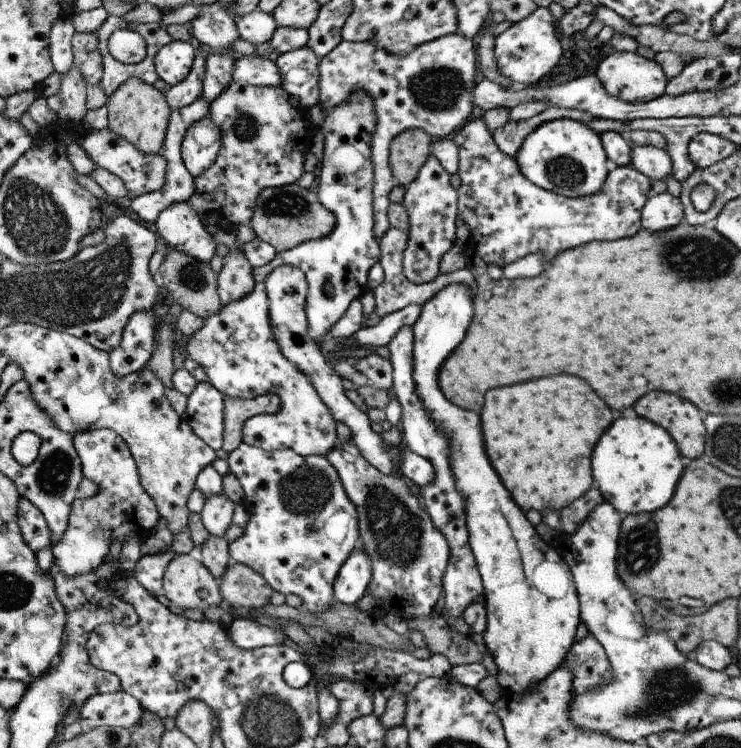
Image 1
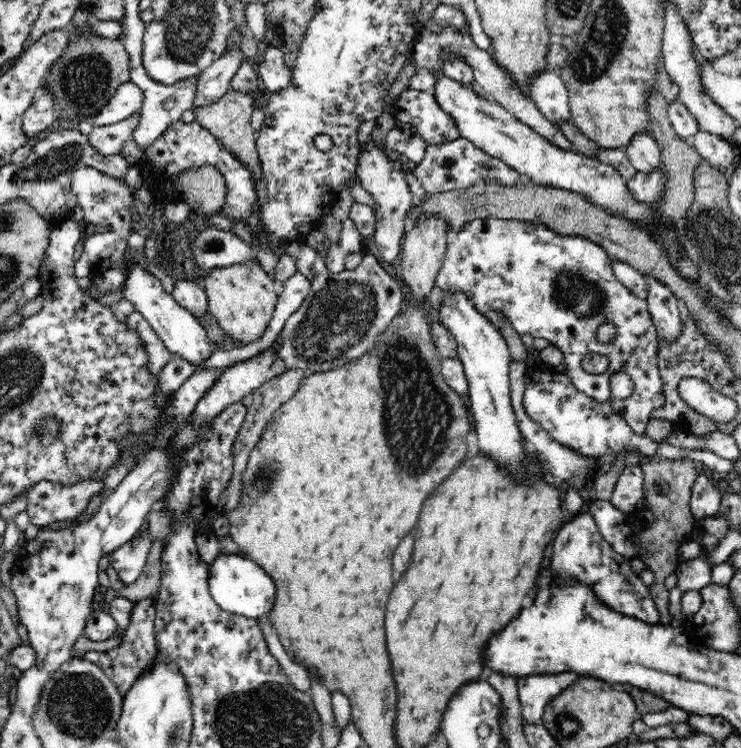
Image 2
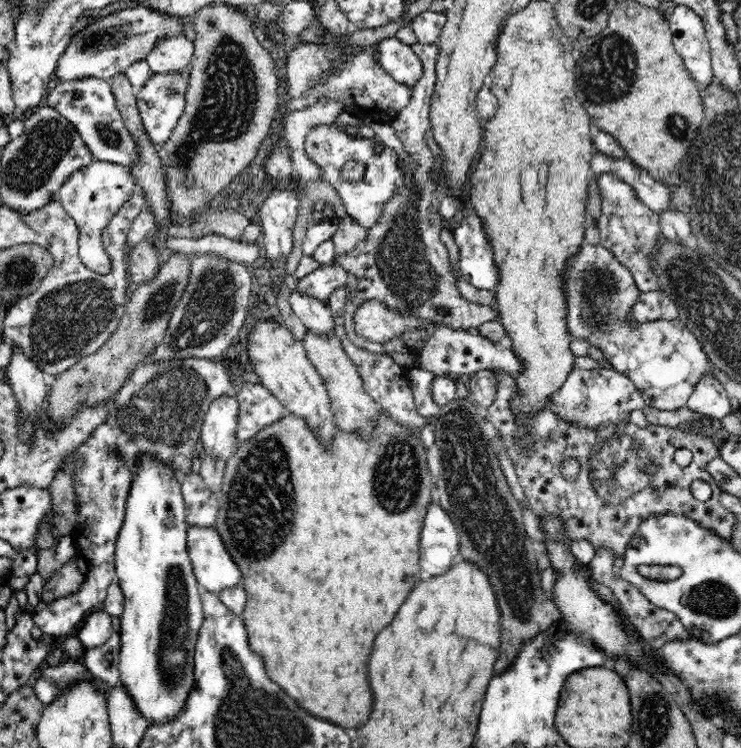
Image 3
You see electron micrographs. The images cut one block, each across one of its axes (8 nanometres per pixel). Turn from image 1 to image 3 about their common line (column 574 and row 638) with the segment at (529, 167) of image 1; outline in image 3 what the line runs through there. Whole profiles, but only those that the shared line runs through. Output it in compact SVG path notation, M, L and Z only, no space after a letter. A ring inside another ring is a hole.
M146 457L137 462L135 468L129 495L127 496L125 506L125 517L122 529L117 536L117 545L115 548L115 573L117 574L116 581L120 585L125 596L124 610L121 618L121 625L119 629L120 635L120 652L118 656L118 674L119 683L132 699L134 705L138 707L138 711L146 717L149 725L164 724L164 722L172 722L176 720L177 714L183 711L186 699L194 684L193 670L194 670L194 655L195 644L198 638L199 630L203 623L203 606L201 603L202 590L198 586L195 574L193 573L192 561L189 557L187 545L187 532L189 530L188 522L186 521L186 501L182 497L181 484L176 478L174 471L170 465L166 465L164 461L156 457Z

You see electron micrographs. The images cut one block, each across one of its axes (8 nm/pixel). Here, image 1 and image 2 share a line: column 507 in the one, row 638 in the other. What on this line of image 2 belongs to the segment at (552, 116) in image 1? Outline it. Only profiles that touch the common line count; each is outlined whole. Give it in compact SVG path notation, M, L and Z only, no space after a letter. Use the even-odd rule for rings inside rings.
M154 595L148 596L148 598L138 600L134 603L131 620L126 630L124 630L120 646L116 646L116 648L100 654L88 652L82 656L82 658L88 659L102 668L106 675L108 675L108 678L116 685L119 694L123 697L134 686L134 682L154 664L154 658L156 658L157 642L153 627L156 614L153 605L154 598L156 598Z

